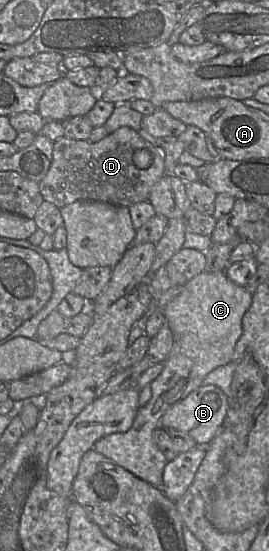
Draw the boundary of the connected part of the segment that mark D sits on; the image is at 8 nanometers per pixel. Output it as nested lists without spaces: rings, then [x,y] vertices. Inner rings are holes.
[[[123,126],[96,143],[65,136],[54,141],[52,162],[46,176],[39,182],[39,188],[43,199],[58,208],[78,200],[129,207],[148,201],[154,185],[164,174],[164,150],[146,141],[139,132]],[[138,149],[147,149],[153,155],[153,162],[146,169],[137,168],[133,162],[133,154]]]

